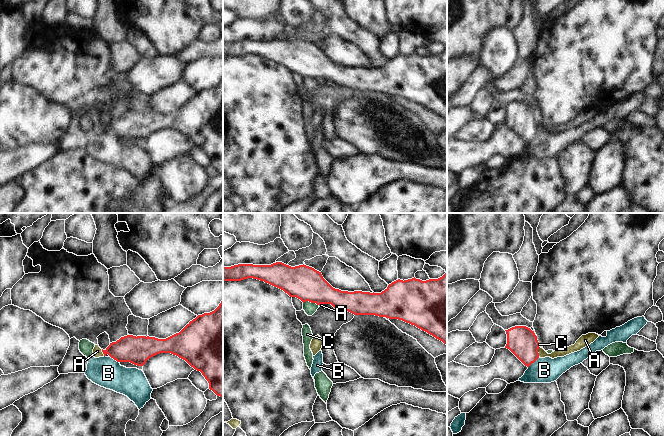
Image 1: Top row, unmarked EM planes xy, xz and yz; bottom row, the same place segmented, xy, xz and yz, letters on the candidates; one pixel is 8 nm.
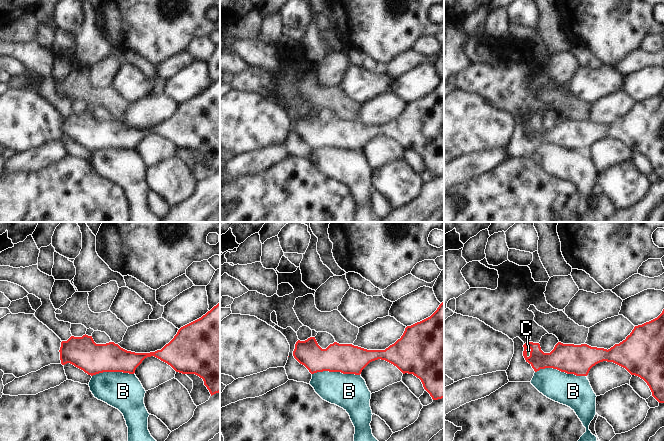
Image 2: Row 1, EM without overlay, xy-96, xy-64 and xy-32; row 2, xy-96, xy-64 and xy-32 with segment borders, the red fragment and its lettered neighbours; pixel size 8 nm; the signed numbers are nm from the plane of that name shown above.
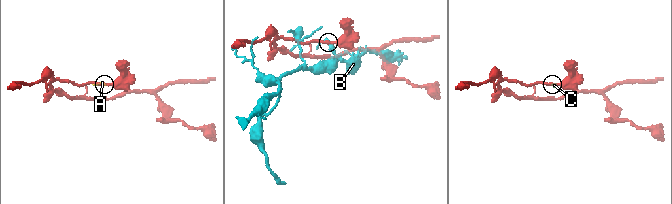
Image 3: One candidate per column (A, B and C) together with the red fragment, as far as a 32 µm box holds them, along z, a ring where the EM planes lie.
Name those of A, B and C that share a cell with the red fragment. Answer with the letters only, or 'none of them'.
none of them

